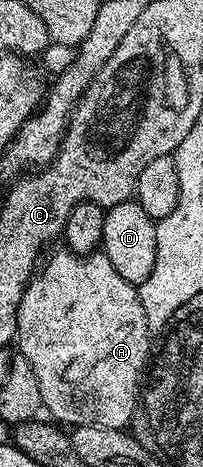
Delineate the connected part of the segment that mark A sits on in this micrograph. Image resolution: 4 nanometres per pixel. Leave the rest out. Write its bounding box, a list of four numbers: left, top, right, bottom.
[16,249,152,430]

